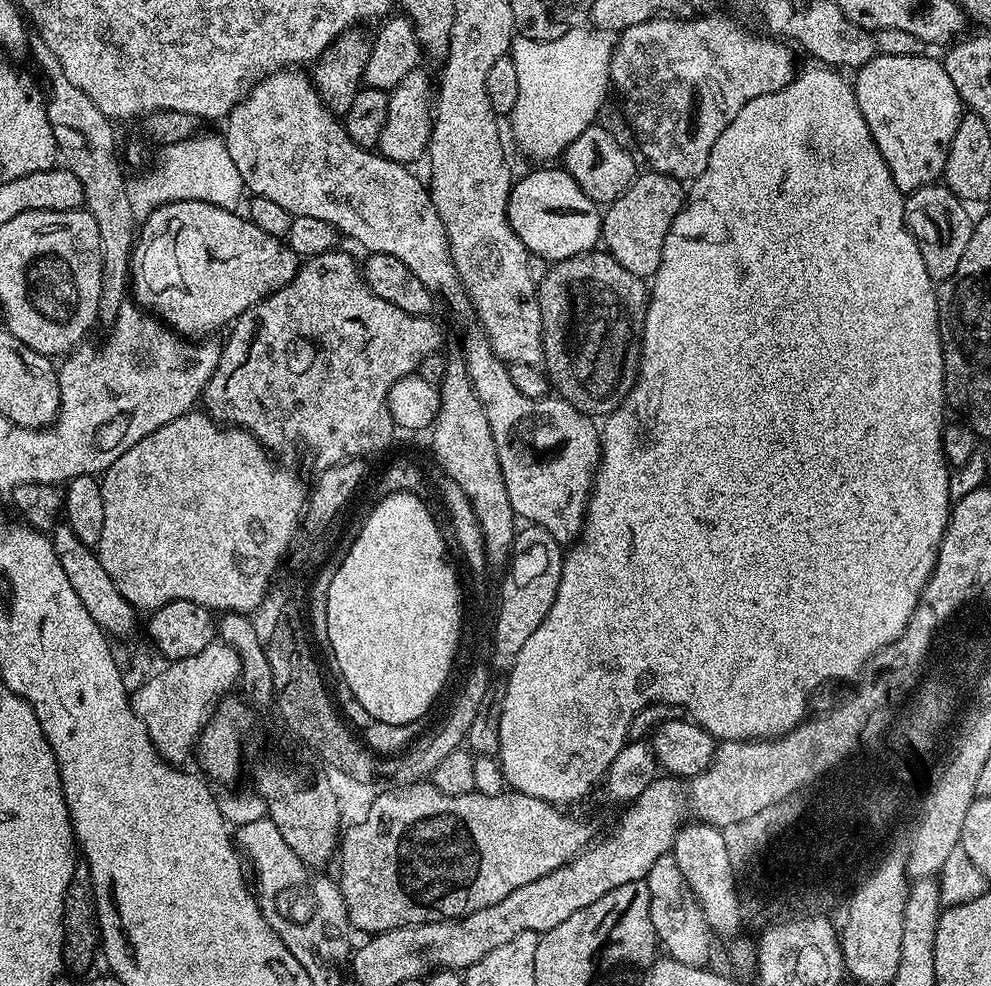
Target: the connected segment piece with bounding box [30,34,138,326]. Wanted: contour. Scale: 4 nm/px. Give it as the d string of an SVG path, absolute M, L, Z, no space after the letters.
M39 34L33 35L30 40L30 53L36 59L42 75L48 79L48 92L46 88L46 107L48 109L48 121L52 127L52 133L56 139L56 150L63 167L69 168L82 182L82 194L84 195L84 208L98 222L98 238L102 246L102 294L98 294L97 321L104 326L111 326L118 318L118 310L125 304L130 294L130 271L132 264L132 250L138 235L138 222L130 210L130 194L128 193L129 181L124 180L124 172L120 169L120 160L116 157L116 132L113 121L109 120L94 102L90 102L89 96L82 94L70 78L66 78L66 70L62 70L62 62L54 55L54 50L46 46L46 42Z

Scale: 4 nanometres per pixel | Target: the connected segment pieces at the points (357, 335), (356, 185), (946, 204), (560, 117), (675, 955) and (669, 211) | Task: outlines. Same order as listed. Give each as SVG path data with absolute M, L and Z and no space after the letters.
M333 250L326 254L307 257L289 284L282 286L282 290L270 294L252 308L247 308L234 321L227 333L227 335L229 334L228 341L223 341L218 366L210 378L210 382L204 387L202 397L202 404L205 404L203 407L213 420L225 426L235 425L237 428L245 428L249 434L259 438L261 444L269 450L288 448L291 444L296 443L305 444L312 451L312 460L320 470L333 468L336 464L358 458L358 450L360 450L360 384L389 384L390 387L393 387L394 382L413 375L427 355L437 355L441 351L439 348L444 344L444 332L435 324L432 316L406 314L406 310L398 310L398 306L386 302L386 298L378 298L378 294L369 290L358 260L356 264L355 258L350 253L340 251Z
M273 70L267 76L256 81L247 96L232 107L231 112L226 117L226 123L222 129L224 145L226 150L230 150L230 158L234 158L234 166L238 166L238 174L242 174L242 182L245 189L252 196L270 198L278 206L283 206L291 216L305 216L306 218L322 218L322 222L330 222L336 228L341 237L349 236L356 244L361 244L365 248L365 253L390 254L393 258L398 258L398 262L406 262L414 274L425 284L437 297L444 296L444 300L456 312L468 312L470 301L464 289L464 283L460 280L460 274L452 261L452 252L448 248L448 235L442 226L442 218L438 218L438 210L432 201L432 194L427 183L424 184L412 173L411 167L399 164L393 160L387 160L380 155L379 151L369 150L358 146L348 136L348 130L343 123L335 116L331 110L322 102L322 98L316 92L316 86L312 83L311 75L304 70Z
M940 182L922 186L904 197L904 220L918 242L922 262L926 262L926 274L930 274L933 282L948 280L950 274L958 270L958 262L962 262L974 223L973 217L968 217L964 208L967 208L965 201L959 200Z
M574 26L562 38L554 38L554 42L538 42L525 36L516 36L512 41L510 55L514 62L514 70L518 70L518 102L514 102L514 110L510 117L512 136L520 143L524 152L529 152L536 162L552 162L563 157L564 151L591 124L597 123L600 107L604 104L608 92L610 96L610 58L616 48L617 33L606 32L603 28Z
M671 854L659 856L654 866L650 866L646 883L650 890L650 922L654 922L656 939L662 945L663 951L671 959L686 966L705 967L712 956L714 933L706 922L686 878L682 878L682 870L678 870L676 859Z
M644 170L620 197L602 212L600 235L603 247L625 270L641 278L656 275L662 262L662 246L674 218L684 208L686 188L683 183L661 172Z

